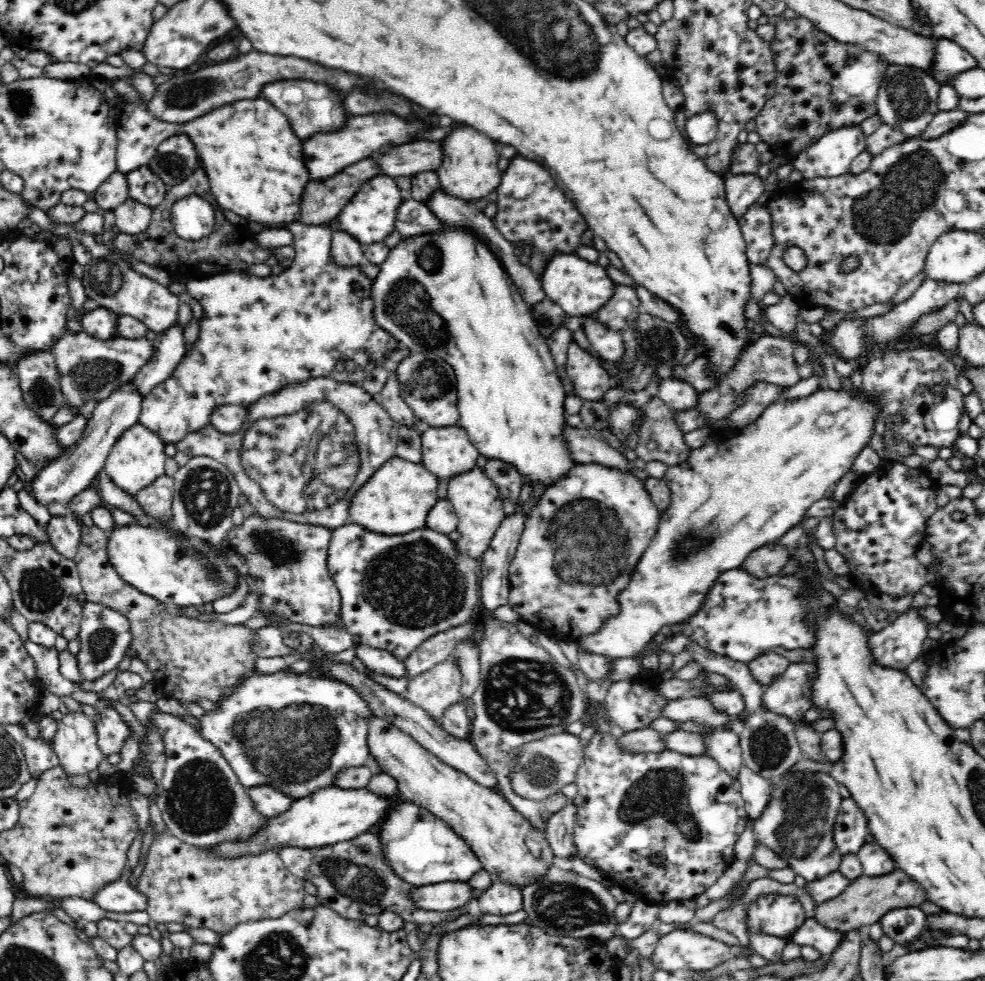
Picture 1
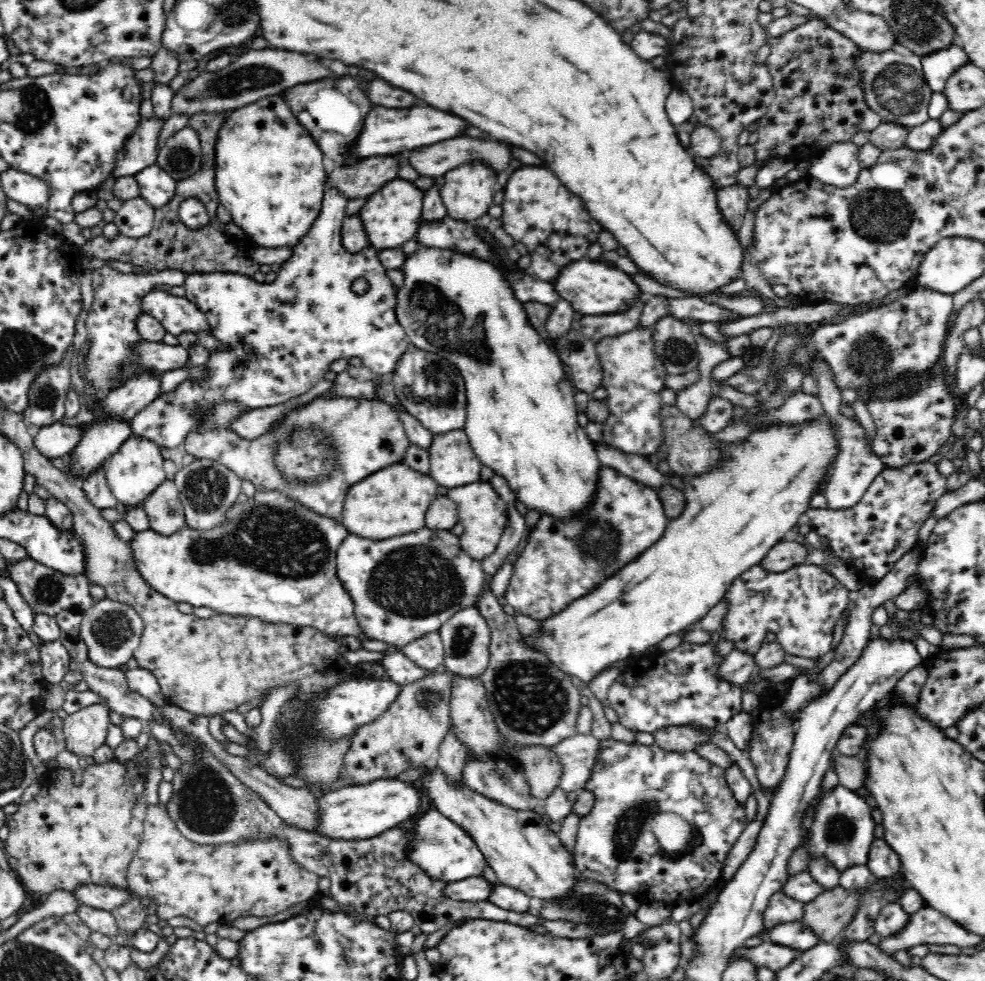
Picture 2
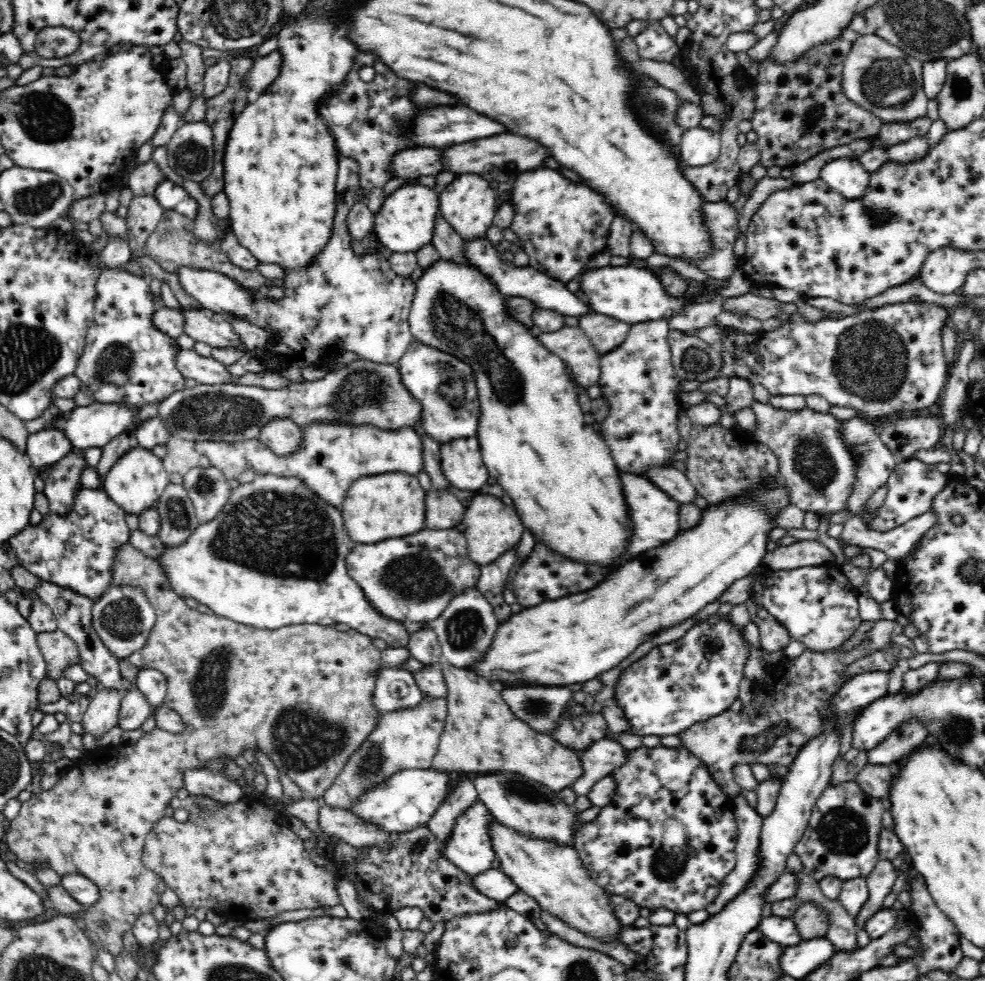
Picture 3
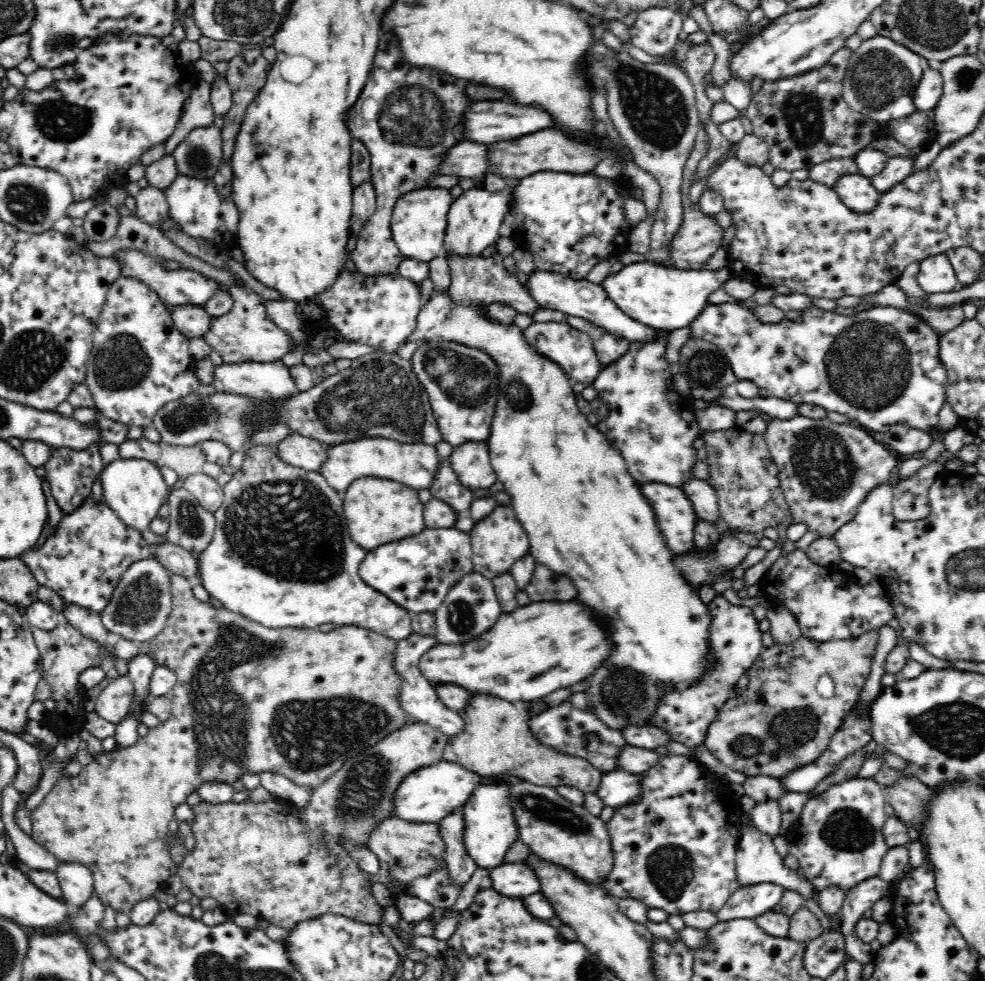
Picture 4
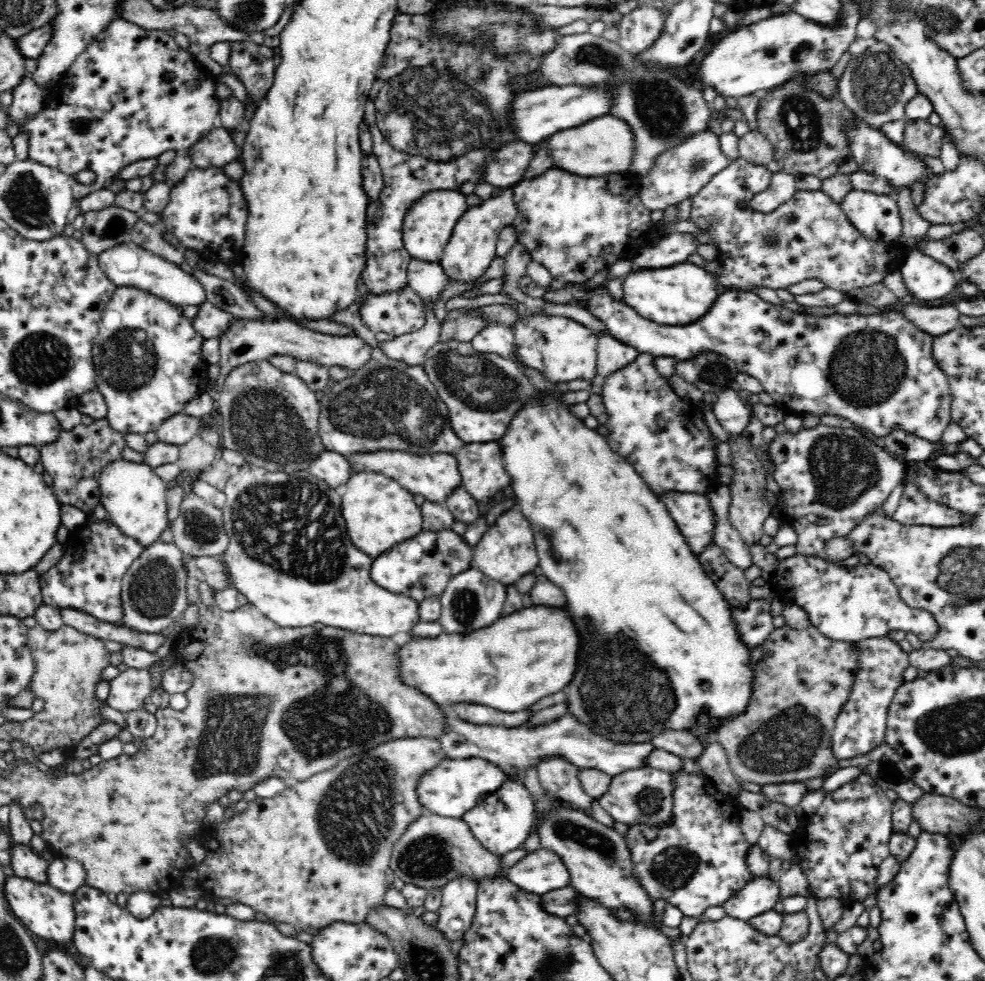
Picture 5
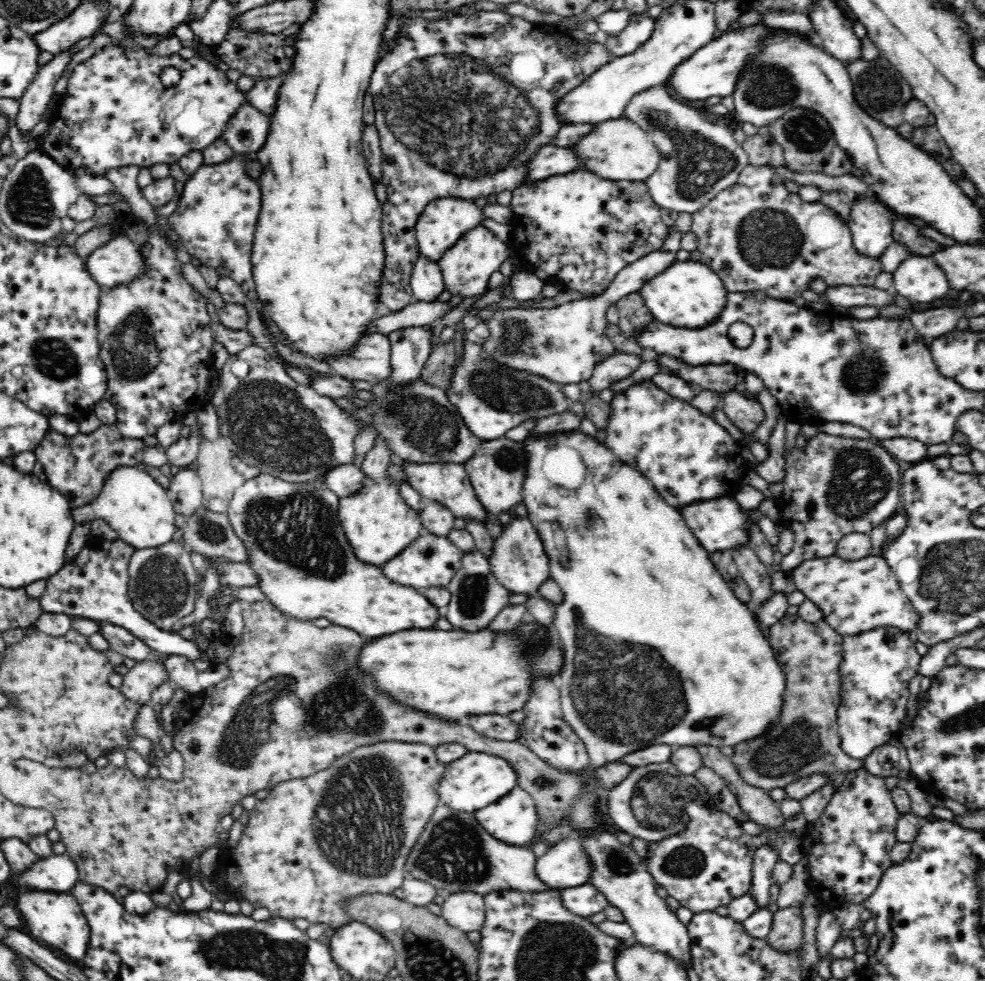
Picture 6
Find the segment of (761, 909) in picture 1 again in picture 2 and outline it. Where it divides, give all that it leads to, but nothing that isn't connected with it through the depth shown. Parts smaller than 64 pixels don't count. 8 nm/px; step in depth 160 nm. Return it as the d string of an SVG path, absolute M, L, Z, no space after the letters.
M783 891L772 894L762 914L765 929L789 922L802 922L804 905L804 902L786 896Z

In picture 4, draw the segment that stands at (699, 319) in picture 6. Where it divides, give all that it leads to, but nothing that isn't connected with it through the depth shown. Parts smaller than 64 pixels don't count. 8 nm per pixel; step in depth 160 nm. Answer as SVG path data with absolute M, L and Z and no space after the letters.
M637 262L628 266L624 265L618 272L609 273L600 282L600 287L606 291L606 297L614 301L626 316L630 316L630 318L646 326L651 326L653 329L666 329L671 332L676 328L691 326L698 318L698 315L703 312L703 308L708 305L708 296L719 288L724 287L730 279L734 279L734 276L727 266L715 271L709 269L696 271L690 269L668 269L647 262Z

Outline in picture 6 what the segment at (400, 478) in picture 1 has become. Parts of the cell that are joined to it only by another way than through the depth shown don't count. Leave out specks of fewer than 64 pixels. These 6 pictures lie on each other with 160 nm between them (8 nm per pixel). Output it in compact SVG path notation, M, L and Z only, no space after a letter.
M378 441L366 453L360 467L364 477L362 488L350 496L339 498L338 518L342 520L342 528L354 554L362 562L379 567L390 558L398 556L410 542L414 542L424 532L419 511L412 509L400 495L402 483L390 476L389 466L392 461L393 454L388 451L384 441Z

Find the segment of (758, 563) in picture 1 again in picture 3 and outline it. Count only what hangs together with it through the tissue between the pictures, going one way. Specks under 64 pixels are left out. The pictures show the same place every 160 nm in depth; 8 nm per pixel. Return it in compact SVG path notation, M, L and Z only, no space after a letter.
M799 540L790 545L772 545L762 565L775 570L792 570L803 566L820 566L832 561L833 554L818 541Z

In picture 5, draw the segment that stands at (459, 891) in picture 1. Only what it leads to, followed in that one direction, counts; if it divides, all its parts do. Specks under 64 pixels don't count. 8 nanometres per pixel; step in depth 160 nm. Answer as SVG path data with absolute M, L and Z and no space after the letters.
M546 849L527 853L518 863L503 872L516 887L532 894L543 895L570 884L570 875L561 858Z

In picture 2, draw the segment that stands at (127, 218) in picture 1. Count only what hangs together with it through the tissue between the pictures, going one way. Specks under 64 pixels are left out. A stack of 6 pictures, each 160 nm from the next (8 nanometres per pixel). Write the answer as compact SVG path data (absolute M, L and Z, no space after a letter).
M142 197L122 201L111 226L129 238L141 238L152 230L155 208Z

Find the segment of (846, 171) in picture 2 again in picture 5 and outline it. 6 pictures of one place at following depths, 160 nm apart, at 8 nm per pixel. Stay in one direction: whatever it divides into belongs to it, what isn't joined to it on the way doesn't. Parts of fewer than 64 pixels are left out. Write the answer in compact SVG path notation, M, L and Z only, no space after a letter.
M850 188L840 201L850 222L872 241L897 243L902 219L895 197Z

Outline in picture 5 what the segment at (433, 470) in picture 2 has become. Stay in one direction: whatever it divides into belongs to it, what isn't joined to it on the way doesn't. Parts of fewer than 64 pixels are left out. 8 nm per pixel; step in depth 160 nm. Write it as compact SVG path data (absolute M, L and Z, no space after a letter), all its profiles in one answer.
M498 441L465 443L453 453L463 487L478 501L491 498L498 489L510 486L510 475L502 463Z

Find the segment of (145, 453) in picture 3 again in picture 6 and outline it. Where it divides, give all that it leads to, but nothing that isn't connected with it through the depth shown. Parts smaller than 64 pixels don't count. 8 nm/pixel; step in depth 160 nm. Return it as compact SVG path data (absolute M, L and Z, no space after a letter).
M120 464L110 472L104 480L102 490L94 502L84 506L76 506L71 508L72 519L74 524L90 524L92 520L103 518L115 530L117 536L124 542L127 542L135 549L154 548L166 542L172 541L172 536L177 528L174 525L174 518L176 514L174 507L170 502L169 495L166 494L166 488L162 487L152 476L148 475L139 466L128 466L127 464Z

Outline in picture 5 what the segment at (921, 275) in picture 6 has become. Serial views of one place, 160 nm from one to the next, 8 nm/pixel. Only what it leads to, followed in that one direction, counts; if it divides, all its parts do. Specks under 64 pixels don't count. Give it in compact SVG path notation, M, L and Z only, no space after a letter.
M913 249L907 250L900 271L910 294L920 300L944 298L958 286L950 267Z

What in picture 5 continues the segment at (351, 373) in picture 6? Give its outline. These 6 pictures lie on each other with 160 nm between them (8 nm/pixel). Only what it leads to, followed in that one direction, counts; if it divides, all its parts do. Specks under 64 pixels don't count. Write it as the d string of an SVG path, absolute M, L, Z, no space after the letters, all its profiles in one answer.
M233 318L219 336L219 374L227 376L242 363L269 361L273 356L293 356L298 361L308 361L322 366L346 366L349 370L358 370L370 360L372 348L356 335L331 335L308 330L298 323L286 319L270 318Z

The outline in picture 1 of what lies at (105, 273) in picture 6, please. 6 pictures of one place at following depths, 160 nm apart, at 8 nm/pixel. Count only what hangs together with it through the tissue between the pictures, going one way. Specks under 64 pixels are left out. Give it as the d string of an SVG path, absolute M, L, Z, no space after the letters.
M253 220L243 222L244 228L253 235L272 228L292 231L293 248L296 250L293 263L283 272L271 273L268 277L250 275L246 271L227 271L189 278L185 286L203 308L198 339L186 349L184 358L178 362L167 380L158 383L150 393L143 396L139 416L139 423L158 434L165 443L177 443L186 434L210 425L210 414L218 406L234 404L246 408L264 394L279 392L287 385L302 383L309 378L330 376L335 370L334 364L340 356L344 356L346 350L362 350L368 354L369 359L382 360L386 352L404 347L372 319L372 279L366 279L360 273L359 265L340 267L330 261L332 238L326 225L311 229L306 224L296 222L282 222L282 226L268 226Z

